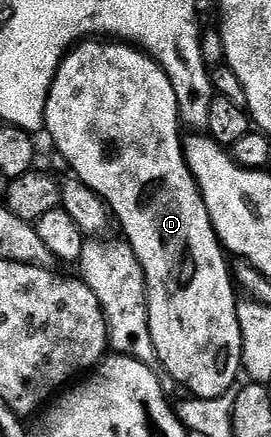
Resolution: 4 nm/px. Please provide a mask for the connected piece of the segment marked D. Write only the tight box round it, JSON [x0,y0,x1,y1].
[45,39,243,397]

